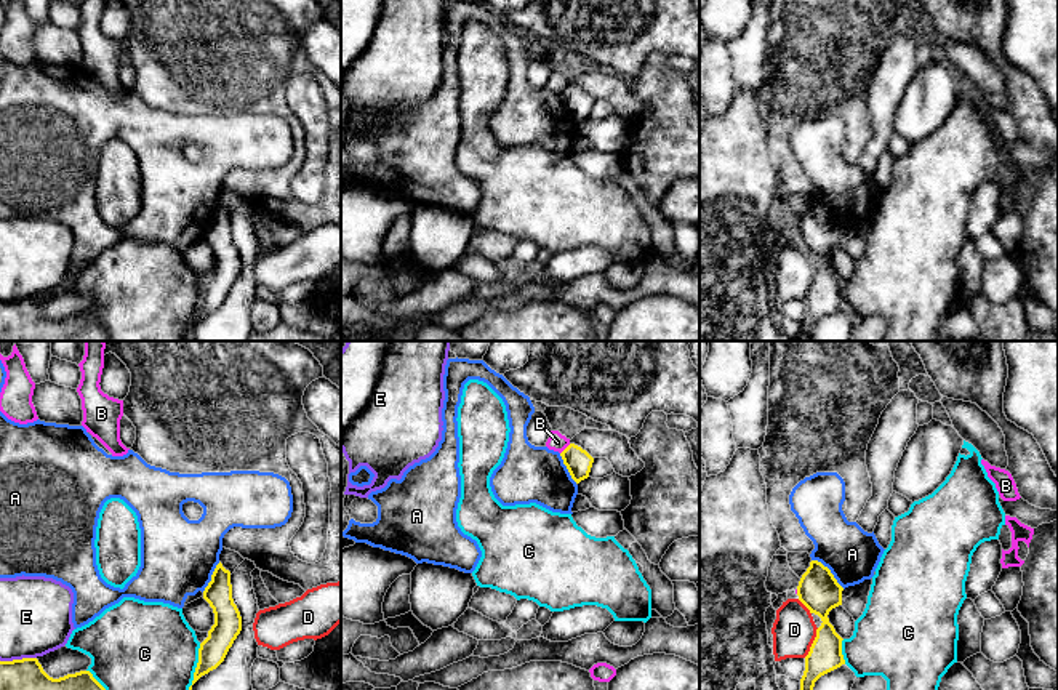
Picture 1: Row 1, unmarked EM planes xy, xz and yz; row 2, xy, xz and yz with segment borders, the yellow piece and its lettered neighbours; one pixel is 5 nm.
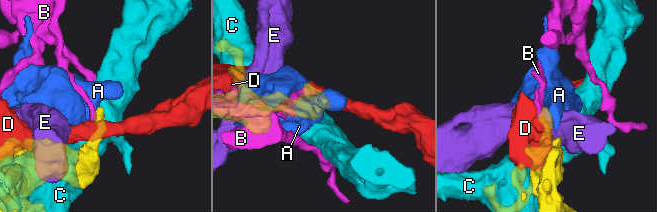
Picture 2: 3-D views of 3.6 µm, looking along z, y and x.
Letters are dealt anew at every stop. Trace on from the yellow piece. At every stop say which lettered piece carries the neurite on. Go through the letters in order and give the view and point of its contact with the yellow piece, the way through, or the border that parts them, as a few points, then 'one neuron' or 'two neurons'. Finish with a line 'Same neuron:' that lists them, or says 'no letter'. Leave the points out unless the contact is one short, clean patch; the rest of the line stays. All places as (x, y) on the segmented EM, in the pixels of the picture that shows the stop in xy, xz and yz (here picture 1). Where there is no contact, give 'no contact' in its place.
A: yz (829, 570) | along yz (812, 559), (823, 564), (844, 588) | two neurons
B: xz (565, 449) | along xz (570, 444), (561, 453) | two neurons
C: xy (197, 666) | two neurons
D: yz (813, 642) | two neurons
E: xy (18, 660) | two neurons
Same neuron: no letter

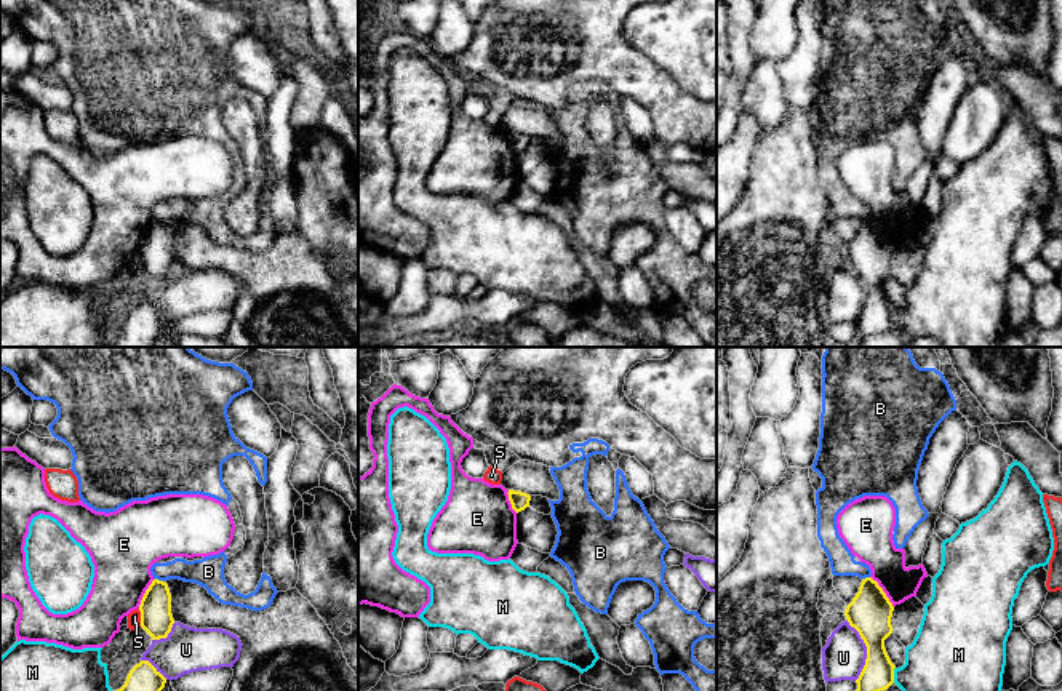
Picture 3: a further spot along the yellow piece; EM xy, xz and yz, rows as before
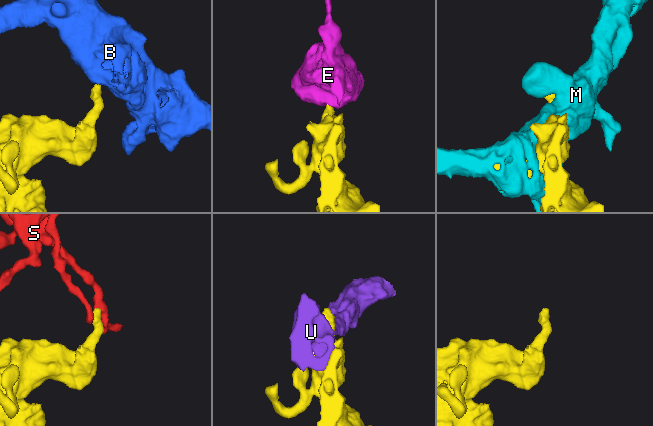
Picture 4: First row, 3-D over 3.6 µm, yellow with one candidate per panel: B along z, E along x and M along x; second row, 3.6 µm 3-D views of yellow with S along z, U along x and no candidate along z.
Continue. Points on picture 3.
B: xy (157, 579) | along xy (154, 578), (162, 581) | two neurons
E: yz (883, 592) | along yz (870, 576), (893, 607) | two neurons
M: yz (893, 675) | two neurons
S: xy (141, 618) | along xy (138, 608), (141, 626) | two neurons
U: yz (867, 651) | two neurons
Same neuron: no letter

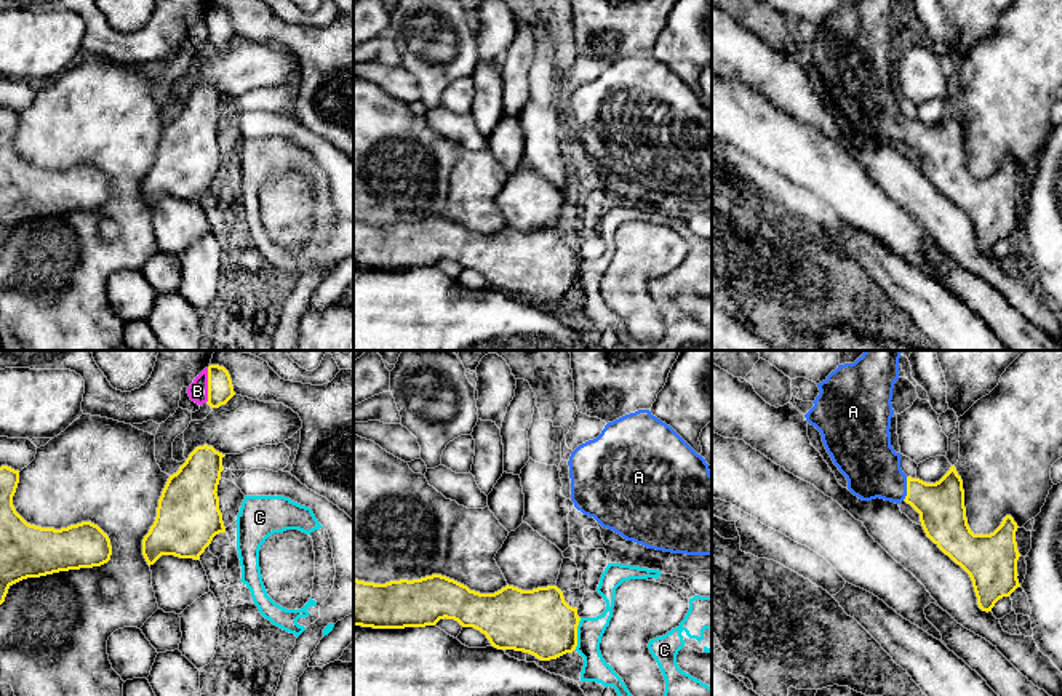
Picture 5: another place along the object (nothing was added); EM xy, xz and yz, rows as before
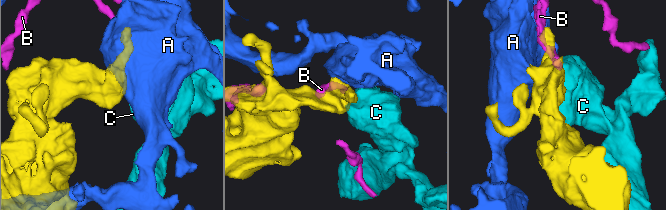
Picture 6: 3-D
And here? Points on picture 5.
A: yz (907, 488) | across yz (941, 506), (907, 488), (890, 484), (872, 468) | one neuron
B: xy (208, 386) | along xy (208, 368), (208, 399), (205, 402) | two neurons
C: xz (576, 634) | along xz (581, 618), (574, 648) | two neurons
Same neuron: A

